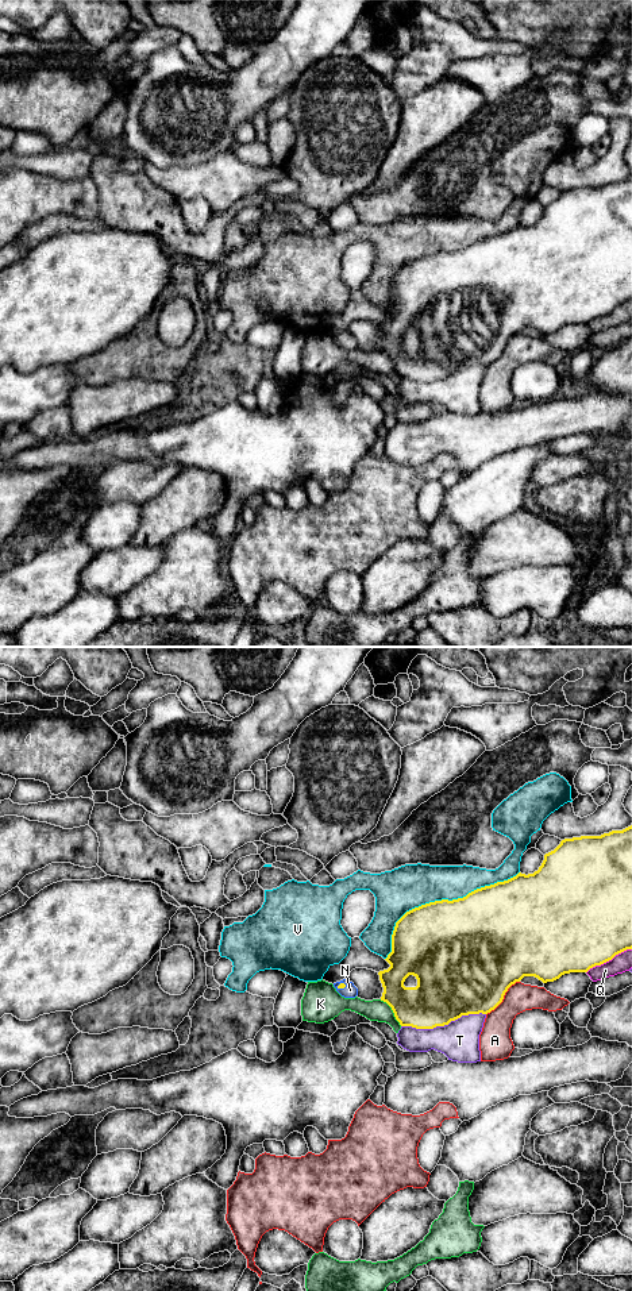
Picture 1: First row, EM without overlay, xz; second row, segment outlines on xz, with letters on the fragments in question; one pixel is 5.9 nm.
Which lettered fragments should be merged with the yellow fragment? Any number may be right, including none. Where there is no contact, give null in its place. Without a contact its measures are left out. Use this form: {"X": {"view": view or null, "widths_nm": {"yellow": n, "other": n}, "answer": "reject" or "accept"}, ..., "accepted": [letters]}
{"A": {"view": "xz", "widths_nm": {"yellow": 500, "other": 180}, "answer": "reject"}, "K": {"view": "xz", "widths_nm": {"yellow": 280, "other": 130}, "answer": "reject"}, "N": {"view": "xz", "widths_nm": {"yellow": 30, "other": 80}, "answer": "accept"}, "Q": {"view": "xz", "widths_nm": {"yellow": 500, "other": 110}, "answer": "reject"}, "T": {"view": "xz", "widths_nm": {"yellow": 400, "other": 240}, "answer": "reject"}, "V": {"view": "xz", "widths_nm": {"yellow": 500, "other": 260}, "answer": "reject"}, "accepted": ["N"]}

